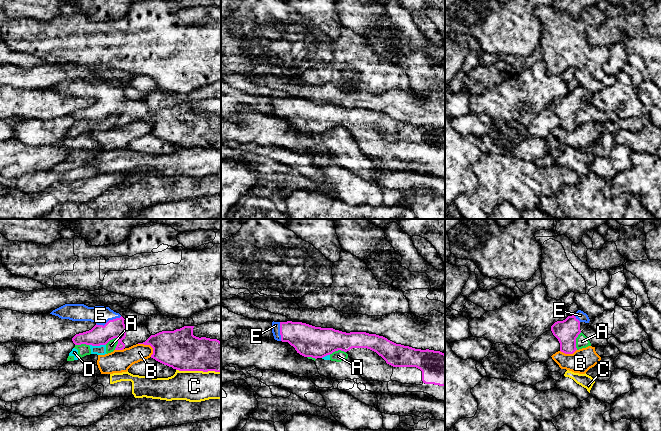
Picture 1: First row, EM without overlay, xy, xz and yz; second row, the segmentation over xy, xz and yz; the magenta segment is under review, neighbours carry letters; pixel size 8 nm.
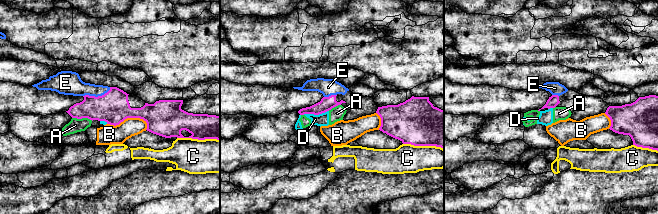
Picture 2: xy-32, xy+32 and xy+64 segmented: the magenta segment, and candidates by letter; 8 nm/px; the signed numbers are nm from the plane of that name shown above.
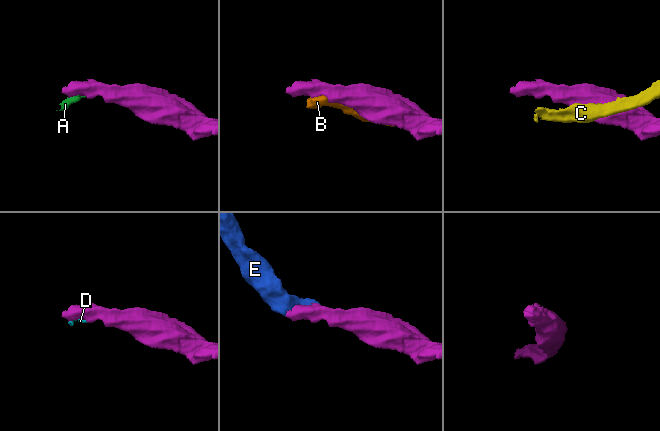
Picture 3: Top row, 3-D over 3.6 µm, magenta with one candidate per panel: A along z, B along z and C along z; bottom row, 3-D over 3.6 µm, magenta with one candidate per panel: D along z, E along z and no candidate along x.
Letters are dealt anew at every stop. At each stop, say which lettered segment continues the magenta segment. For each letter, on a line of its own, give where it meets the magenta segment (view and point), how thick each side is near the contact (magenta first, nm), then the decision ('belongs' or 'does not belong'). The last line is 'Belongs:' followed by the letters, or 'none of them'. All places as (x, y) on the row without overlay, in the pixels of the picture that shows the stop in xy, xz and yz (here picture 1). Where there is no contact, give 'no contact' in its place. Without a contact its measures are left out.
A: xy (111, 115) | 160/80 nm | does not belong
B: xy (149, 120) | 320/160 nm | does not belong
C: xy (198, 146) | 320/260 nm | does not belong
D: xy (97, 121) | 160/80 nm | does not belong
E: xy (109, 96) | 160/150 nm | belongs
Belongs: E

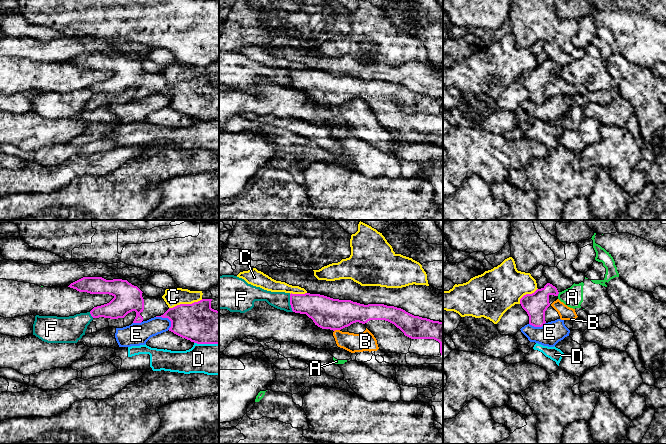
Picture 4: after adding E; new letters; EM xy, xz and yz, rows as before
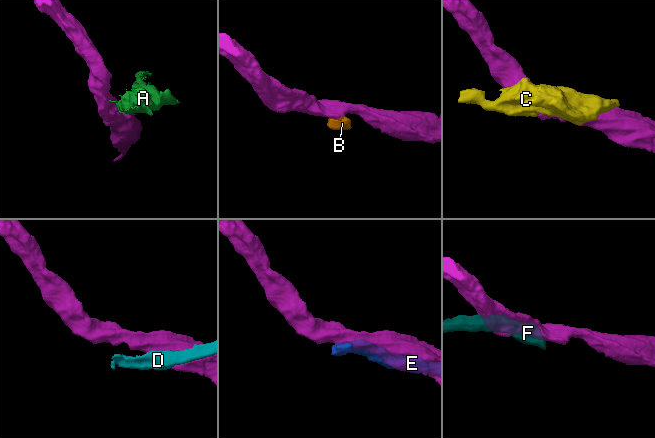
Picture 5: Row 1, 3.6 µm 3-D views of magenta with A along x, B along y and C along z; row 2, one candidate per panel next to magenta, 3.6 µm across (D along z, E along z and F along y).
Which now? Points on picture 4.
A: yz (558, 69) | 190/160 nm | does not belong
B: xz (336, 105) | 260/150 nm | does not belong
C: xy (185, 80) | 320/140 nm | does not belong
D: xy (206, 119) | 320/260 nm | does not belong
E: xy (167, 93) | 320/160 nm | does not belong
F: xz (290, 79) | 220/140 nm | does not belong
Belongs: none of them

